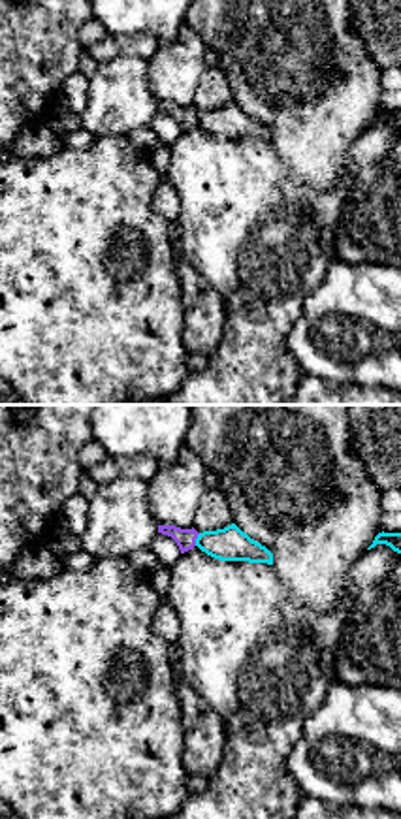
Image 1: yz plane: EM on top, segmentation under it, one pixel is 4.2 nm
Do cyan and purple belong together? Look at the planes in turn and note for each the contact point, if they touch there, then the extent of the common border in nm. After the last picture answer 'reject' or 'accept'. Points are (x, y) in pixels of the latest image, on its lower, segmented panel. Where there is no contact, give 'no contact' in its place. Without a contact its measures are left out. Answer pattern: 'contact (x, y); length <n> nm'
contact (196, 539); length 60 nm

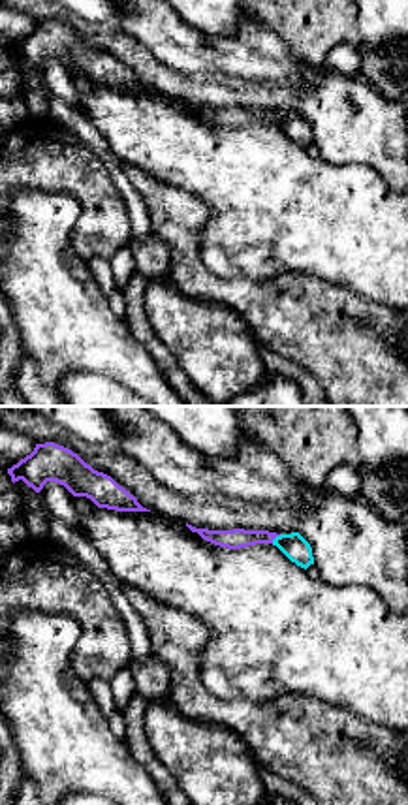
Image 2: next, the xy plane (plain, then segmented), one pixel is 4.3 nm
contact (275, 538); length 60 nm

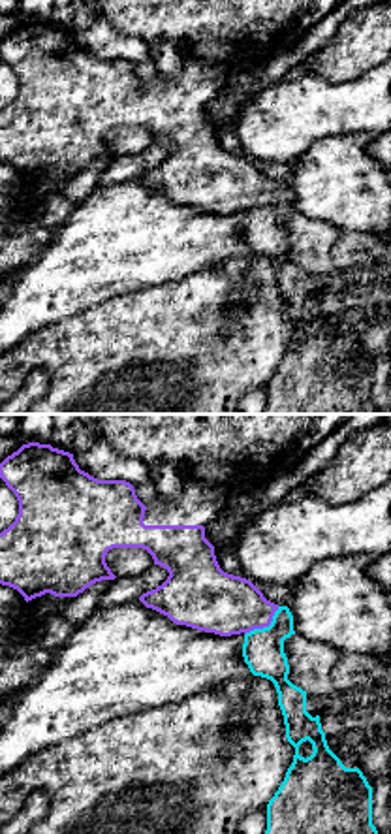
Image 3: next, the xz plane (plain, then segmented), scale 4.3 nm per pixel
contact (265, 627); length 200 nm

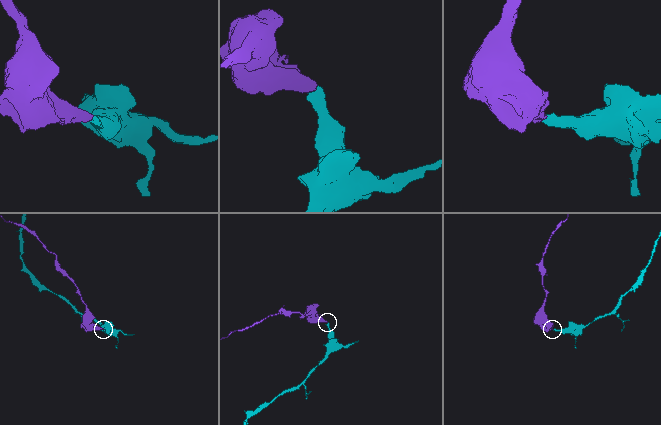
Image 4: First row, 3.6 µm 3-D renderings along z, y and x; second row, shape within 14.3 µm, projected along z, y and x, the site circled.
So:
accept

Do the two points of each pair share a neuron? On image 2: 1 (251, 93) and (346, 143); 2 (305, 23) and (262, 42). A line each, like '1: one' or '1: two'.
1: two
2: two

